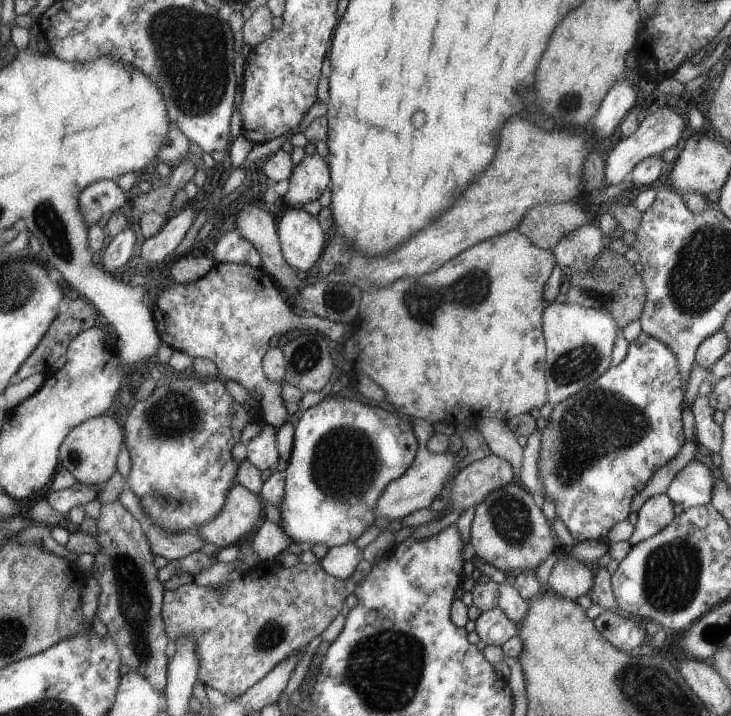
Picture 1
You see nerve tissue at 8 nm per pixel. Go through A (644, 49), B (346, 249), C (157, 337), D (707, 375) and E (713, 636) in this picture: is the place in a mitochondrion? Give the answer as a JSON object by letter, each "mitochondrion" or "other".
{"A":"other","B":"other","C":"other","D":"other","E":"mitochondrion"}

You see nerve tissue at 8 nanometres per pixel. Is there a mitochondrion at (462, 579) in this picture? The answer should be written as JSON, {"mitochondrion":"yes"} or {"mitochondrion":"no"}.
{"mitochondrion":"no"}

